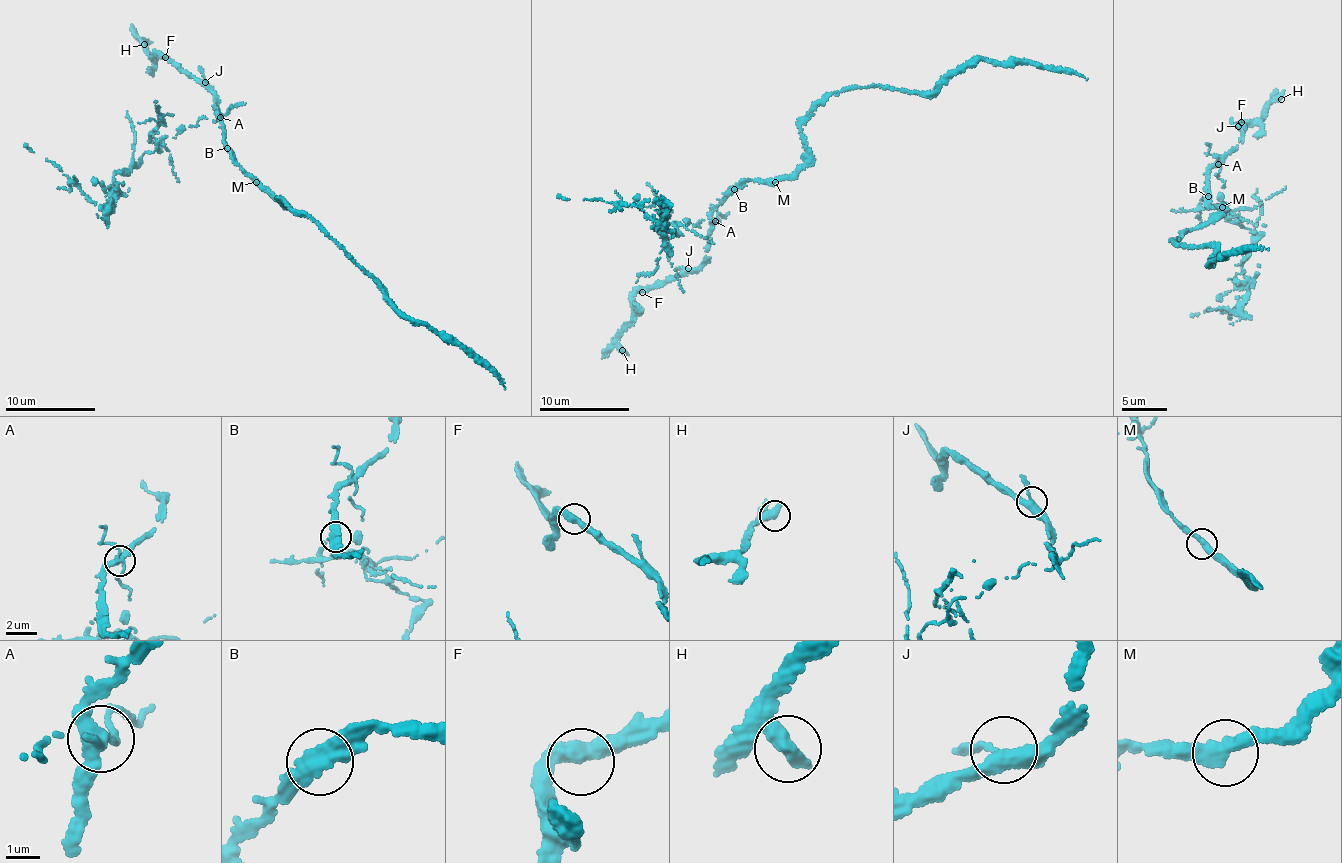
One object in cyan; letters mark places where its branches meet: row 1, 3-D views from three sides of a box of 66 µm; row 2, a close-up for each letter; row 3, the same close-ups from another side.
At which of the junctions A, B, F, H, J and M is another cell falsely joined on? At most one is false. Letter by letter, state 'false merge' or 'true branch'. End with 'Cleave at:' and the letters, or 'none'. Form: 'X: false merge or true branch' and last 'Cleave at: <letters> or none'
A: false merge
B: true branch
F: true branch
H: true branch
J: true branch
M: true branch
Cleave at: A

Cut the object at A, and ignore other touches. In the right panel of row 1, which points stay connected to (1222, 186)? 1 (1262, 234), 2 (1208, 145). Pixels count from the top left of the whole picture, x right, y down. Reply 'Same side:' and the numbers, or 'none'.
Same side: 1, 2

